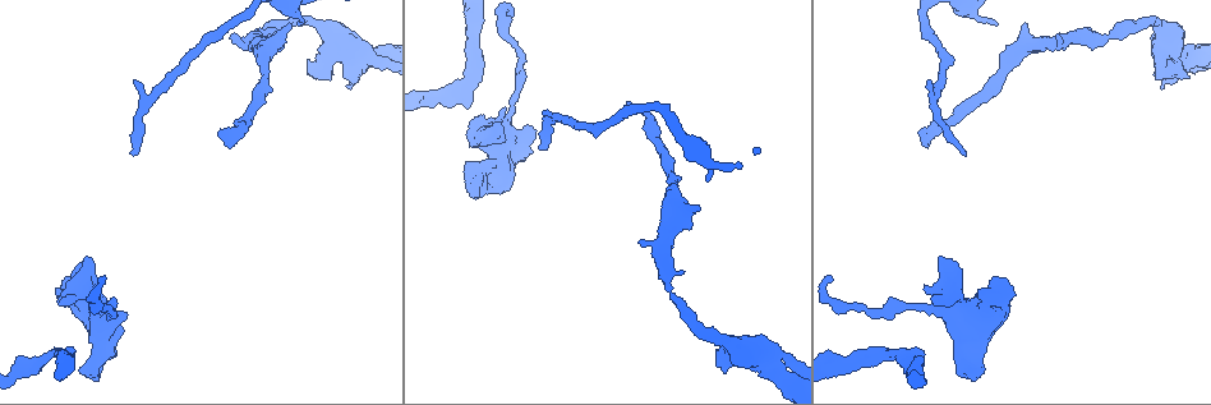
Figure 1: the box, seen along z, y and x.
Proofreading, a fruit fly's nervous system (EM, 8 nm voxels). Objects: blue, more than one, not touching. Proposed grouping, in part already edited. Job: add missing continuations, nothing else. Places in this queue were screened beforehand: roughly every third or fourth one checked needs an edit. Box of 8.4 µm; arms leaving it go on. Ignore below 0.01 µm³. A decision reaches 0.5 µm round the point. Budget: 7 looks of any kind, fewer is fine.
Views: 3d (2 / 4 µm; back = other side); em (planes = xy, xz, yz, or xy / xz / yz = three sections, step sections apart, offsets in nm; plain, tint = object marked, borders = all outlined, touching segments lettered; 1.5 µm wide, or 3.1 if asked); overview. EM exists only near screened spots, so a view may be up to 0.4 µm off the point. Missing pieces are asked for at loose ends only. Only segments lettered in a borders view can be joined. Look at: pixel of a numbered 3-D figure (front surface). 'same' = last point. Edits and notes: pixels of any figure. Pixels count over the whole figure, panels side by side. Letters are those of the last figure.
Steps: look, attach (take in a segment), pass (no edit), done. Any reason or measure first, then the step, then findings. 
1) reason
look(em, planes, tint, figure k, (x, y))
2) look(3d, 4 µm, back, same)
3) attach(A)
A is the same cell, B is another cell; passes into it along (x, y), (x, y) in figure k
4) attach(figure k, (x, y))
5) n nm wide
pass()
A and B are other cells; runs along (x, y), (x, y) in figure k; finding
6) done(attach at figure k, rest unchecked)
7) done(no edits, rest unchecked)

look(3d, 4 µm, back, figure 1, (964, 154))

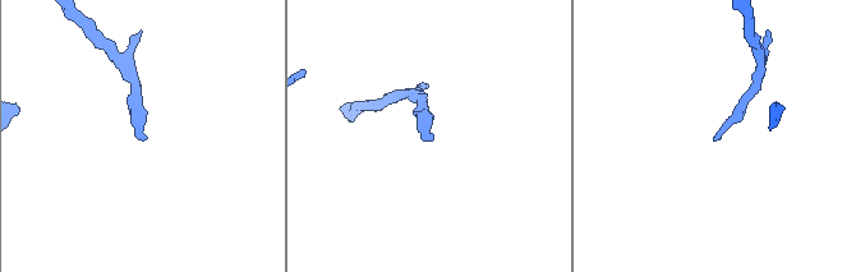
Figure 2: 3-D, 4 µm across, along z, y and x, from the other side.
shape alone is not enough
look(em, yz, step 8, borders, figure 2, (713, 140))

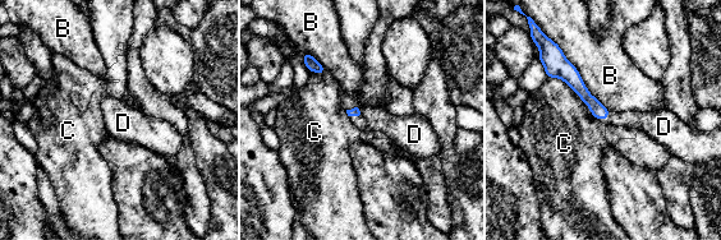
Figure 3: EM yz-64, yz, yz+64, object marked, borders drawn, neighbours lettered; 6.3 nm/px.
cut it another way
look(em, planes, borders, same)

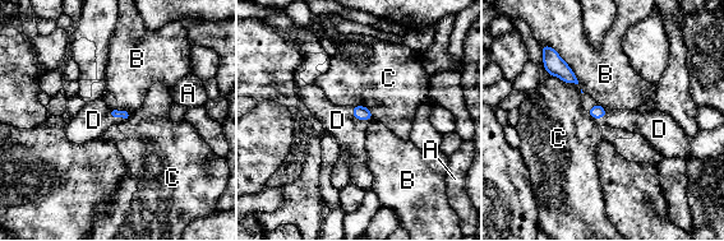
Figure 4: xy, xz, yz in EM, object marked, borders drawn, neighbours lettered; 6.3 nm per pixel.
attach(D)
D is the same cell, A, B and C are other cells; passes into it along (360, 112), (358, 119), (337, 120) in figure 4; it goes on there

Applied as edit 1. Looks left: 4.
look(overview)

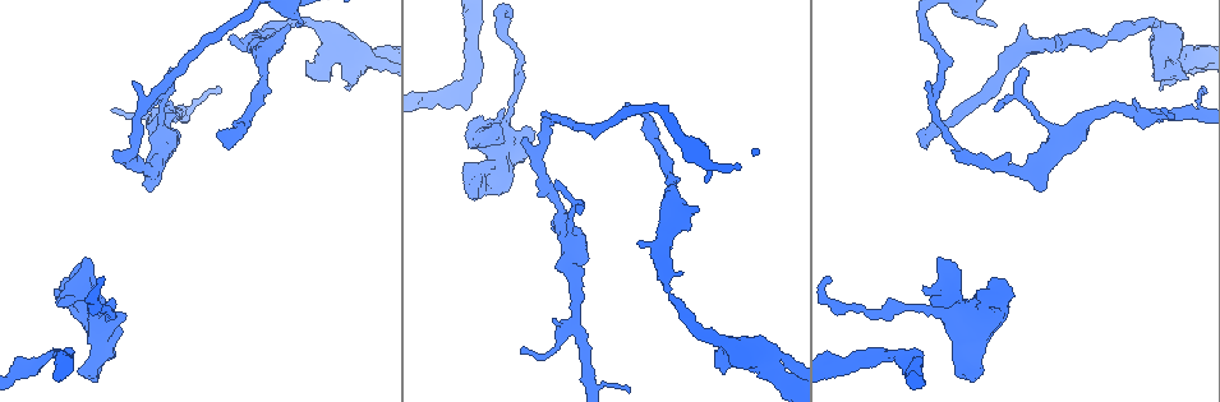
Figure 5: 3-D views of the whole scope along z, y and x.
tapers out
look(em, planes, tint, figure 5, (926, 84))

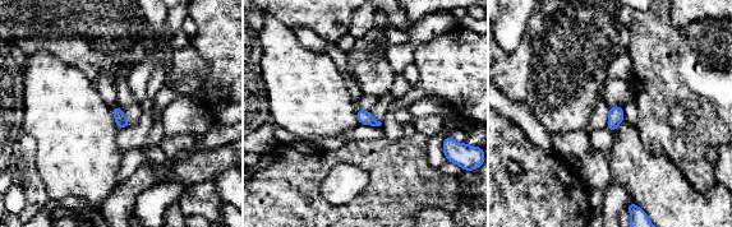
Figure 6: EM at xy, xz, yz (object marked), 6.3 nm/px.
look(em, planes, borders, same)

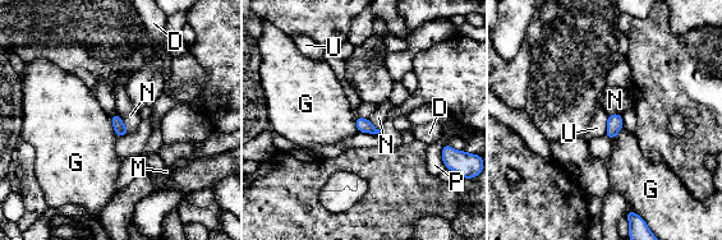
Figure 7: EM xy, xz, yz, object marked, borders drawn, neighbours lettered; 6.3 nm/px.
pass()
D, G, M, N, P and U are other cells; border along (608, 115), (605, 134) in figure 7; none of them fits

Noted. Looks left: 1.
done(attach at figure 4, rest unchecked)

